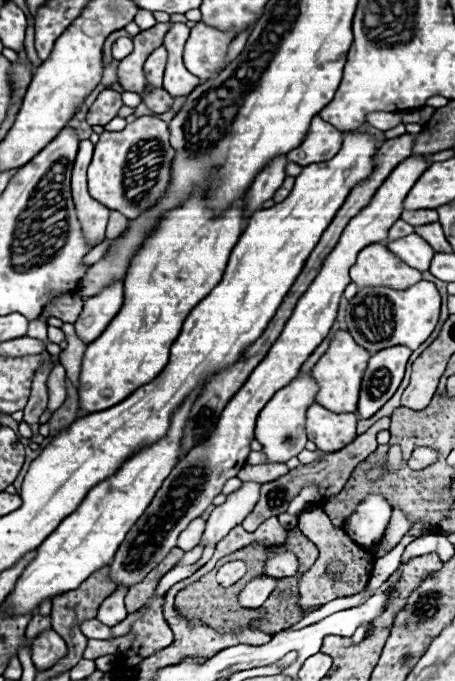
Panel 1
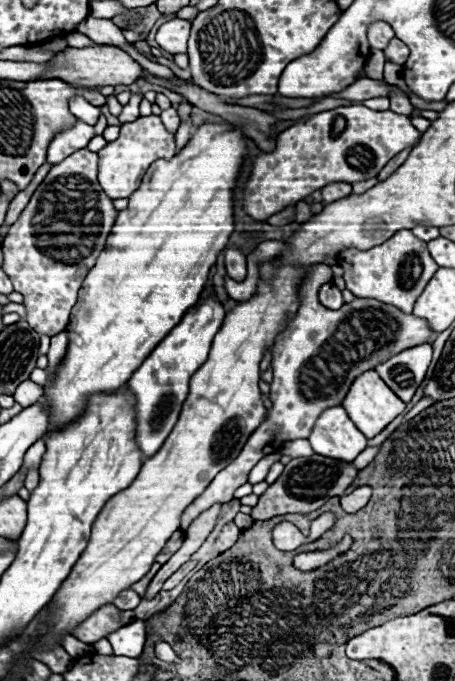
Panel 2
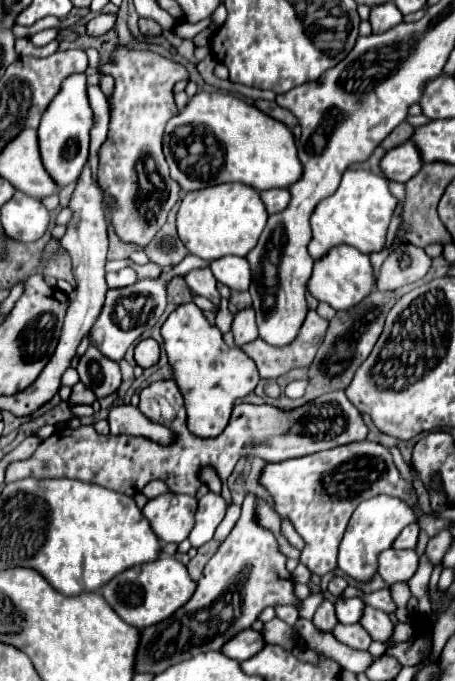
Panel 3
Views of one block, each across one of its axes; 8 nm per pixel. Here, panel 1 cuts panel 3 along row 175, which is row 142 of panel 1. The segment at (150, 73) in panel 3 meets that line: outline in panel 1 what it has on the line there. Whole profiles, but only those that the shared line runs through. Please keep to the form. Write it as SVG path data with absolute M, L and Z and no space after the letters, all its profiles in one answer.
M140 116L136 122L130 122L122 132L102 132L100 140L94 148L94 158L92 164L88 166L88 190L90 196L98 202L102 202L104 206L108 206L110 210L118 210L122 212L126 218L136 218L138 210L146 210L146 206L152 206L166 190L166 182L168 180L134 180L126 176L126 168L128 168L128 152L132 146L136 146L140 140L158 140L162 144L164 150L164 160L170 164L174 152L170 148L168 142L168 124L164 120L160 120L158 116Z

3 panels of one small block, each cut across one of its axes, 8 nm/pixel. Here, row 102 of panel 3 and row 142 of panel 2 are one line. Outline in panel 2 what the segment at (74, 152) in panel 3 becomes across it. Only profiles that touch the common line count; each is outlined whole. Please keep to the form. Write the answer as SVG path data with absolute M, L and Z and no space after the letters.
M76 120L76 124L70 130L62 130L60 134L56 134L48 146L48 158L46 162L50 164L58 164L64 158L68 158L70 154L74 154L74 150L82 150L88 146L88 142L96 136L94 126Z

